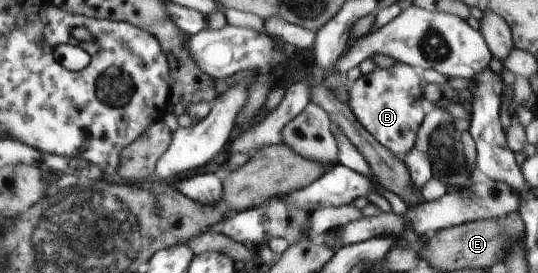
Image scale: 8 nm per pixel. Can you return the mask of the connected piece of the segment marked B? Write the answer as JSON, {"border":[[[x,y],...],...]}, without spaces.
{"border":[[[395,62],[389,68],[377,68],[358,77],[350,85],[348,104],[365,129],[393,155],[403,159],[413,147],[417,129],[423,119],[420,106],[423,80],[410,65]]]}

